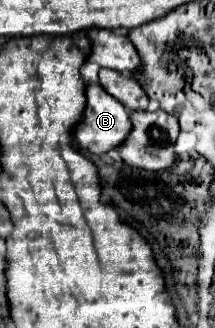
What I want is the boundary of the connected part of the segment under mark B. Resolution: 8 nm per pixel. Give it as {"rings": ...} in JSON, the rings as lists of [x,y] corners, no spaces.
{"rings":[[[87,84],[87,108],[81,124],[77,124],[75,128],[75,140],[79,148],[91,154],[107,154],[109,150],[115,150],[125,142],[129,130],[131,130],[131,120],[125,106],[113,96],[109,96],[99,84]]]}

